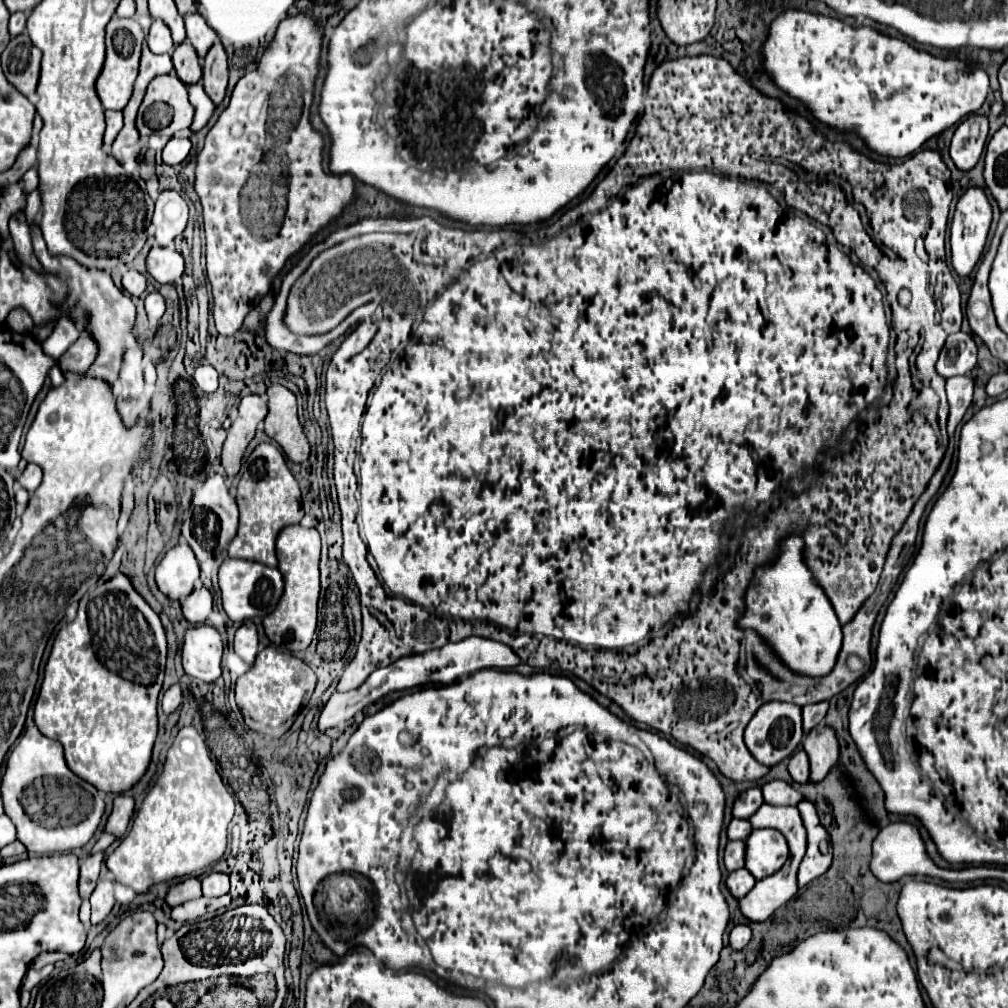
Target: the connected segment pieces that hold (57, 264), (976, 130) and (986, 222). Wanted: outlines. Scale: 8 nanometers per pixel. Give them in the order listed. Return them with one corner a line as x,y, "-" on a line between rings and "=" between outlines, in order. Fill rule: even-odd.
36,222
30,224
30,236
32,236
34,256
38,258
42,268
46,272
54,272
58,276
68,276
70,290
72,290
70,300
76,304
76,310
74,310
76,324
90,328
90,332
98,340
100,354
86,374
94,376
94,378
108,380
108,382
116,382
118,372
120,372
120,364
122,364
122,352
124,352
122,334
132,330
134,318
136,318
134,302
114,286
114,282
110,278
110,272
94,270
94,268
82,268
82,264
76,264
76,260
70,260
70,256
50,256
48,248
46,248
46,242
42,240
42,232
38,230
=
970,114
956,128
950,144
950,156
960,170
970,170
976,166
984,144
988,138
988,116
=
972,186
964,192
964,196
958,200
956,204
956,212
952,218
952,226
950,226
950,244
952,244
952,266
956,268
956,272
960,276
968,276
974,268
974,264
978,262
978,258
982,256
984,244
986,244
986,236
990,230
990,220
992,220
992,206
988,196
984,194
982,188

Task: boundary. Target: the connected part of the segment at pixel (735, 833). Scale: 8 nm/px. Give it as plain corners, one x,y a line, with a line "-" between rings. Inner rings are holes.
734,818
728,826
728,838
730,840
746,840
746,836
750,836
750,832
752,832
752,828
750,828
748,820

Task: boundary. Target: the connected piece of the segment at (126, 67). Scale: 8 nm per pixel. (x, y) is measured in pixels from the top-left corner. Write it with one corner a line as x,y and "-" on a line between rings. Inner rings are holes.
112,17
112,20
108,23
106,27
106,62
104,62
102,74
100,74
100,78
96,82
96,92
98,92
104,108
108,108
108,110
124,110
124,106
128,104
128,100
132,96
132,90
134,90
134,80
138,76
143,41
143,30
135,20
-
119,29
127,30
130,34
133,34
134,38
128,38
128,34
122,34
118,38
-
120,40
124,44
128,42
130,46
120,46

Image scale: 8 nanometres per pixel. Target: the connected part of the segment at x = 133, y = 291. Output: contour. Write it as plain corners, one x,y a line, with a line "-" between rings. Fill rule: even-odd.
128,270
122,276
122,286
126,292
130,292
130,296
140,296
146,288
146,278
136,270

